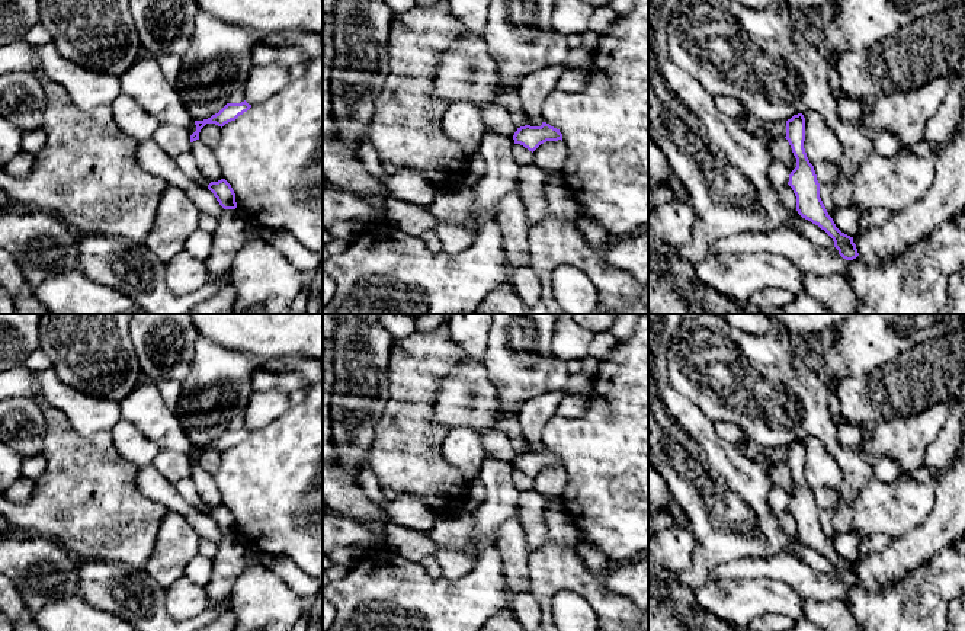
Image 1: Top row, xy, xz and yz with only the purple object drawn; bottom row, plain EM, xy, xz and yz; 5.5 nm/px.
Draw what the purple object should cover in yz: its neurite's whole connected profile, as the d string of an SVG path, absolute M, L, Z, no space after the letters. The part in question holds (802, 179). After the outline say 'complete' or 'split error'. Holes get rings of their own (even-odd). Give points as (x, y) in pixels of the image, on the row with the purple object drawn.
M802 113L794 115L786 121L785 138L796 158L796 167L791 172L788 185L796 196L798 214L824 230L833 238L834 247L843 259L856 259L859 253L853 243L853 237L841 233L836 227L820 198L820 183L814 166L809 163L804 148L805 118Z; complete

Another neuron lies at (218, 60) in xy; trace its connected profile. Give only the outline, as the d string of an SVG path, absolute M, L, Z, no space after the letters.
M199 10L193 22L190 44L182 57L176 90L193 121L203 121L218 113L227 103L230 95L243 87L251 68L251 51L259 44L273 47L298 47L310 60L323 55L323 35L302 29L269 32L247 29L222 22L203 10Z

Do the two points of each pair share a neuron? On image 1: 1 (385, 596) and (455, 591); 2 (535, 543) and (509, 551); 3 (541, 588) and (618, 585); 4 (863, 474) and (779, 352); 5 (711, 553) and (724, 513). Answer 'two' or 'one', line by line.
1: one
2: two
3: two
4: one
5: one

